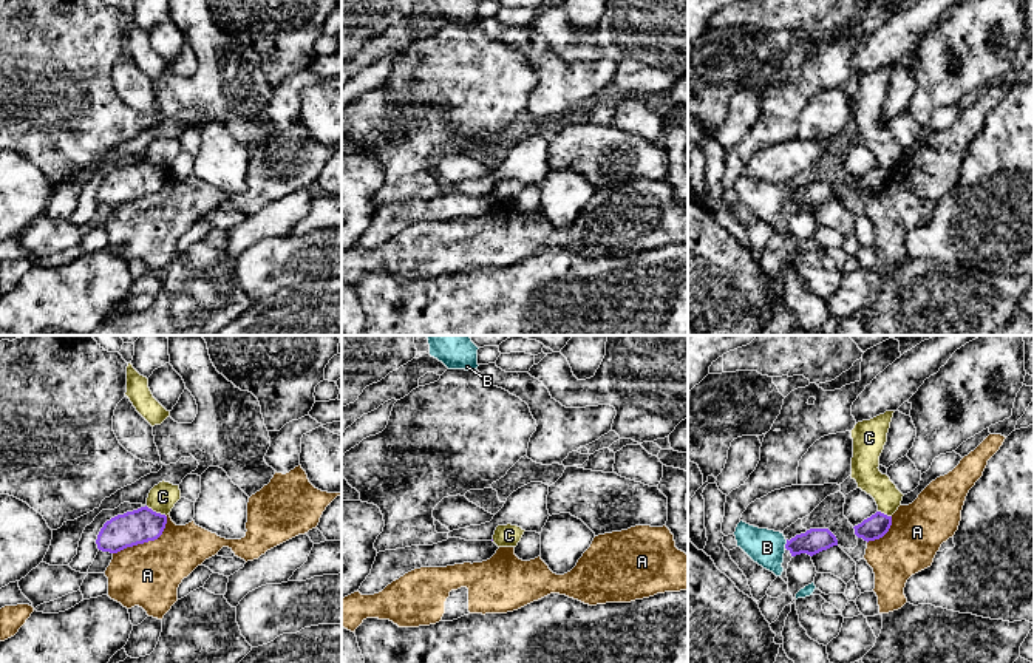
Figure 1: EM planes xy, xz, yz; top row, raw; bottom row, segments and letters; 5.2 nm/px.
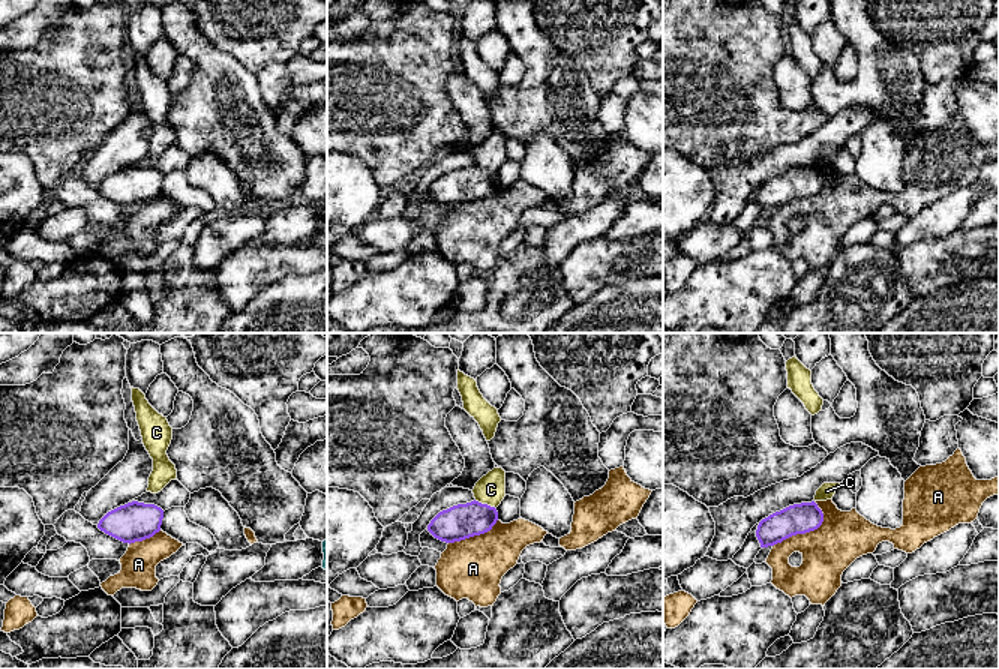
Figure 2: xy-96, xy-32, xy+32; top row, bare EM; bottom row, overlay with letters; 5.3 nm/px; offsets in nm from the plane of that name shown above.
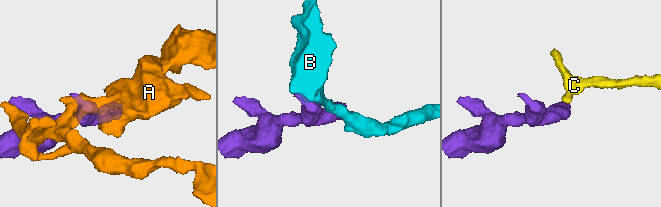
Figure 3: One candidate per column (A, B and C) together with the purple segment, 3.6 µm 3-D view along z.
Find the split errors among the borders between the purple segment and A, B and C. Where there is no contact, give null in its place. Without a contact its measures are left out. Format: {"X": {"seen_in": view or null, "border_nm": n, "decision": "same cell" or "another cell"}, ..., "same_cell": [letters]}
{"A": {"seen_in": "xy", "border_nm": 340, "decision": "another cell"}, "B": {"seen_in": "yz", "border_nm": 50, "decision": "another cell"}, "C": {"seen_in": "xy", "border_nm": 130, "decision": "another cell"}, "same_cell": []}

